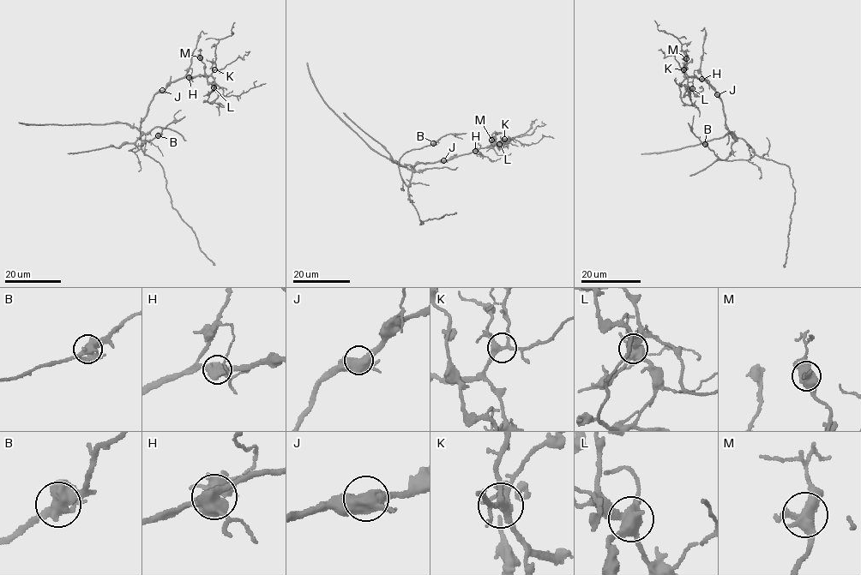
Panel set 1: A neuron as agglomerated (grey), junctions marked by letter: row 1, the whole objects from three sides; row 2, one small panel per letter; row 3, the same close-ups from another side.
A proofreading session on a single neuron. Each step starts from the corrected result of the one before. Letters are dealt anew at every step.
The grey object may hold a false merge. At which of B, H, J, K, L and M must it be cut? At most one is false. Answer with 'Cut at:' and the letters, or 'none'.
Cut at: none

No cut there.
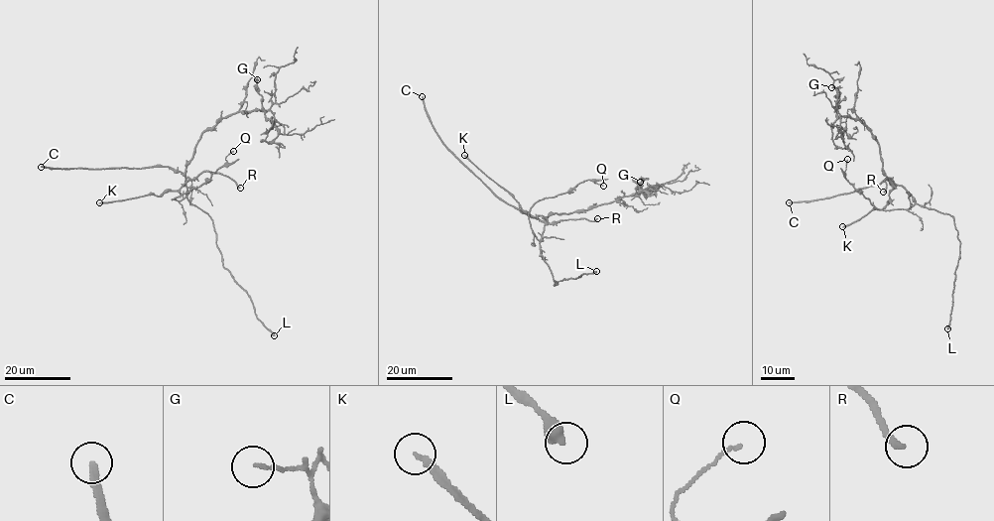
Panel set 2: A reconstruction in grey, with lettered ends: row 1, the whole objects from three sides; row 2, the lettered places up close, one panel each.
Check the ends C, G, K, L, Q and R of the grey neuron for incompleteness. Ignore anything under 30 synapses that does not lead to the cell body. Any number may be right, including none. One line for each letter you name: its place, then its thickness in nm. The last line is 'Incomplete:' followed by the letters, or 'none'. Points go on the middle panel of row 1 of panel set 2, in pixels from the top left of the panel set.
C: place (422, 96); calibre 240 nm
K: place (464, 155); calibre 170 nm
L: place (596, 271); calibre 440 nm
Incomplete: C, K, L

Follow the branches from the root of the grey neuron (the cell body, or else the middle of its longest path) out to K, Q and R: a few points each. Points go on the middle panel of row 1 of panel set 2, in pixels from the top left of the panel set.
K: (557, 213), (548, 216), (546, 222), (548, 220), (542, 215), (527, 213), (507, 191), (464, 155)
Q: (557, 213), (545, 221), (539, 240), (529, 219), (530, 209), (536, 202), (568, 192), (585, 180), (603, 186)
R: (557, 213), (549, 215), (545, 221), (597, 218)

